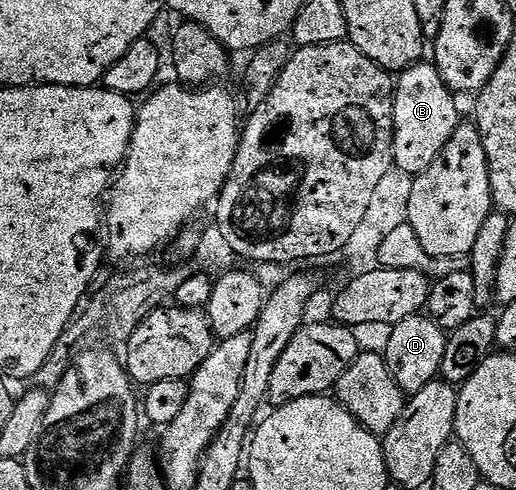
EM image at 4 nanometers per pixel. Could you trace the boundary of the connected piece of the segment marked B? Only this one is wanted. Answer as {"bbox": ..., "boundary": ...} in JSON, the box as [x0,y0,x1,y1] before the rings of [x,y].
{"bbox":[394,60,461,176],"boundary":[[[420,60],[402,71],[395,82],[395,160],[394,169],[409,172],[412,176],[425,172],[441,154],[453,132],[461,125],[456,95],[441,80],[441,72],[430,61]]]}

